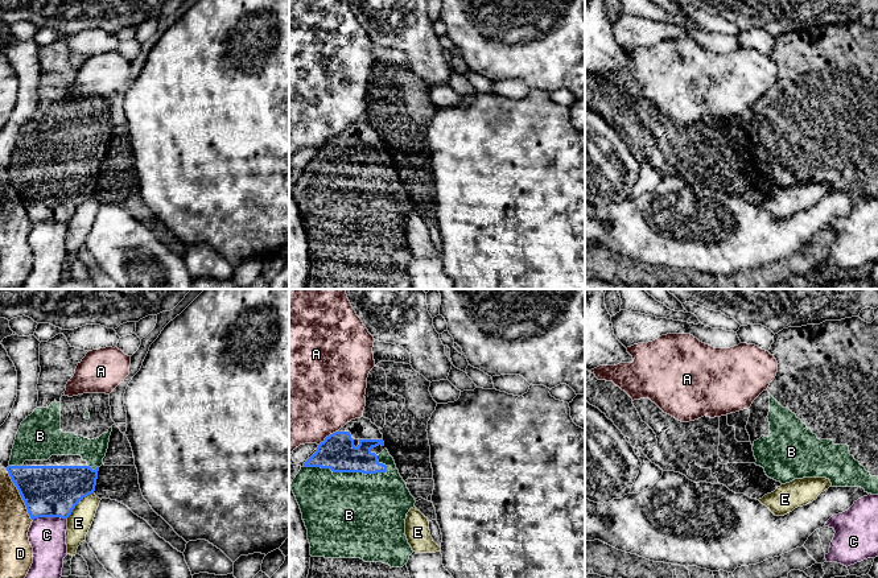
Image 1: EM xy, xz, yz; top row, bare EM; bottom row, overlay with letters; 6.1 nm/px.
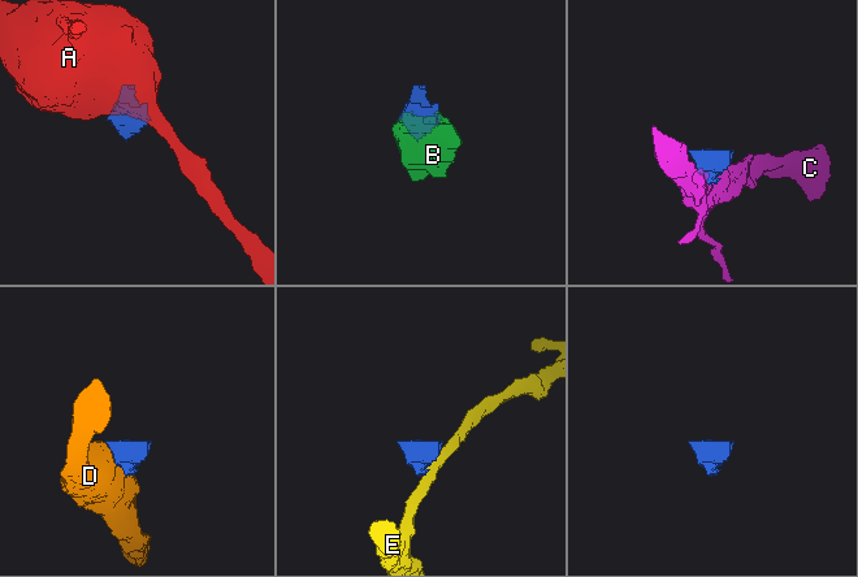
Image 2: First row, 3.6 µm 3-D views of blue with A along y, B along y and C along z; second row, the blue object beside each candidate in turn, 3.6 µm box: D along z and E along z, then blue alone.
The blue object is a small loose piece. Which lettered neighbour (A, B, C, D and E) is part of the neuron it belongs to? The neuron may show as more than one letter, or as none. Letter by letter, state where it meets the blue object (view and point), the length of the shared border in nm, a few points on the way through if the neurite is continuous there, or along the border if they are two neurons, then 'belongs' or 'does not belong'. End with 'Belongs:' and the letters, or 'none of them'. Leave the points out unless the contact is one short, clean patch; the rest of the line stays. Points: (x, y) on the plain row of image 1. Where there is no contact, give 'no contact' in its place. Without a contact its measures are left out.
A: meets blue in xz at (329, 140); contact 160 nm long; border along xz (338, 135), (329, 139), (318, 149); does not belong
B: meets blue in xz at (345, 176); contact 500 nm long; belongs
C: meets blue in xy at (49, 221); contact 200 nm long; does not belong
D: meets blue in xy at (20, 198); contact 360 nm long; does not belong
E: meets blue in xy at (78, 206); contact 220 nm long; does not belong
Belongs: B

